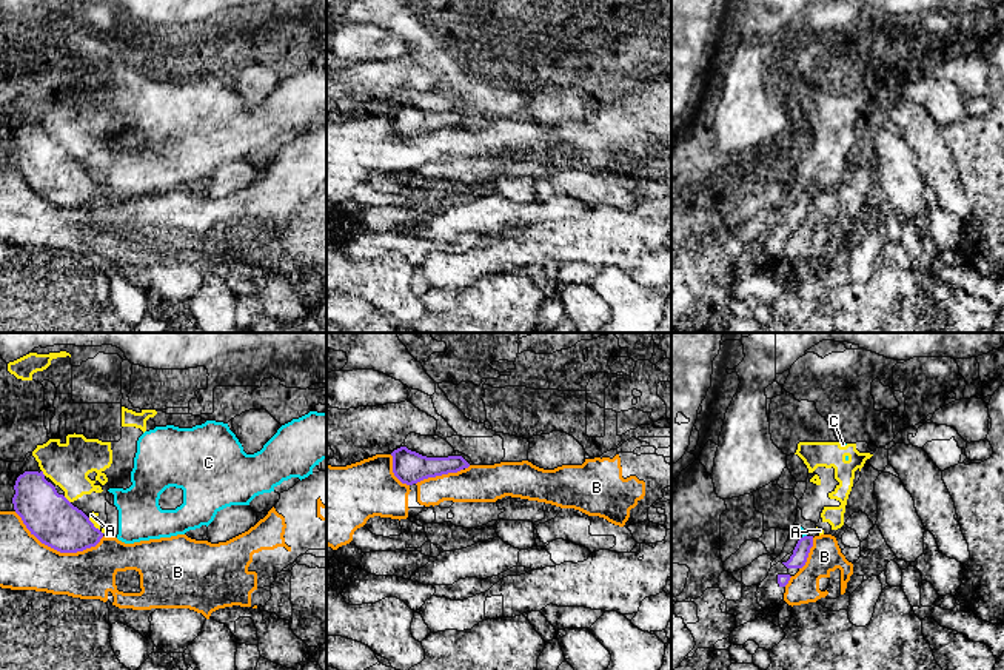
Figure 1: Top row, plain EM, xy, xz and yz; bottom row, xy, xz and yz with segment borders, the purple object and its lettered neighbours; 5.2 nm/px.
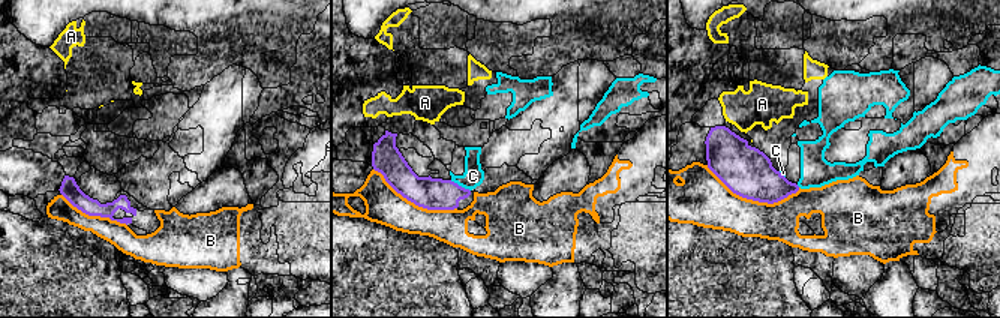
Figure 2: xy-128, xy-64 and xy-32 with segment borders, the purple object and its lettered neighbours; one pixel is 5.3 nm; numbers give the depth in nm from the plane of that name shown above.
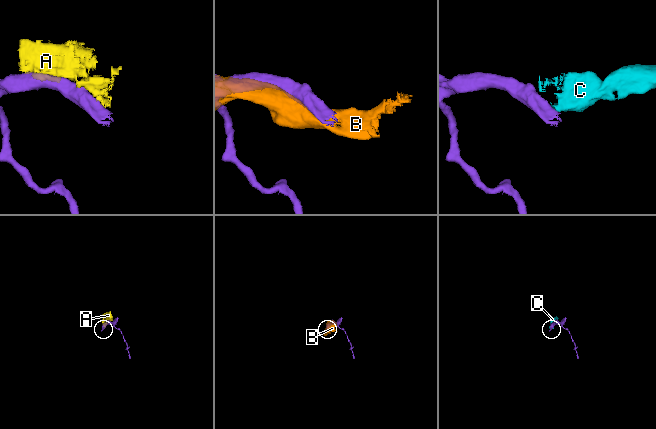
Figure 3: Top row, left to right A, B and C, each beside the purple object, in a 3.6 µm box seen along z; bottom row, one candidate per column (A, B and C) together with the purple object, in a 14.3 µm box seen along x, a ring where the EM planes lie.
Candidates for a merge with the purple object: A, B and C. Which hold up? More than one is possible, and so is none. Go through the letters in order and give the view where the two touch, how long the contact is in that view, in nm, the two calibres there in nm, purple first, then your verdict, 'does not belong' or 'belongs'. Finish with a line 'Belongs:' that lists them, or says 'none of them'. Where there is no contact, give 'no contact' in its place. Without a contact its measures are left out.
A: meets purple in xy; contact 50 nm long; 260 nm thick on the purple side, 220 nm on the other; does not belong
B: meets purple in xy; contact 480 nm long; 260 nm thick on the purple side, 280 nm on the other; does not belong
C: meets purple in yz; contact 30 nm long; 90 nm thick on the purple side, 20 nm on the other; does not belong
Belongs: none of them

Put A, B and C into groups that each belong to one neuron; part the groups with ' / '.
A C / B

